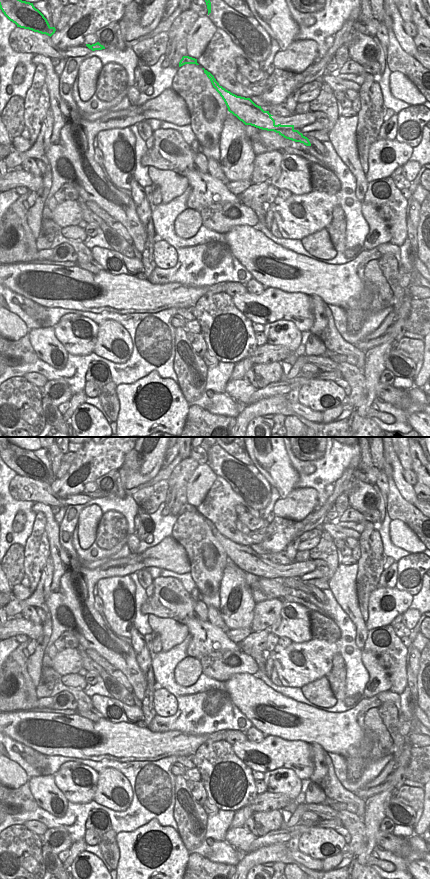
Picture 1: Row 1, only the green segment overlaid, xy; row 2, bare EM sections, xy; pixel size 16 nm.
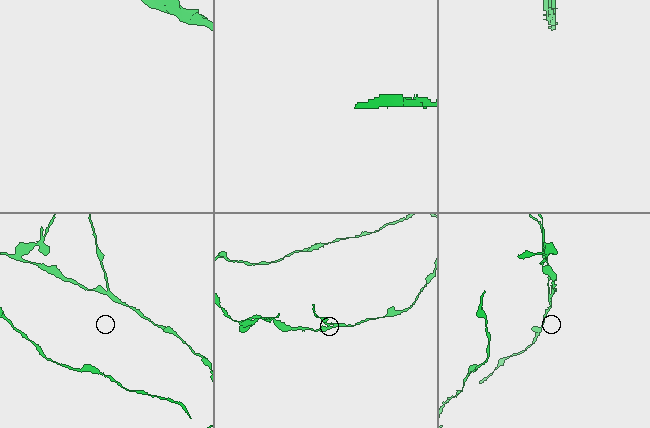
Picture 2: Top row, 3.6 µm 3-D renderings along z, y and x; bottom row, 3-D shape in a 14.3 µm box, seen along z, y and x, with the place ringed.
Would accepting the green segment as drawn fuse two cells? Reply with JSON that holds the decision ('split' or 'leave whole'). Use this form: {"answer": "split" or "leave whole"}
{"answer": "split"}

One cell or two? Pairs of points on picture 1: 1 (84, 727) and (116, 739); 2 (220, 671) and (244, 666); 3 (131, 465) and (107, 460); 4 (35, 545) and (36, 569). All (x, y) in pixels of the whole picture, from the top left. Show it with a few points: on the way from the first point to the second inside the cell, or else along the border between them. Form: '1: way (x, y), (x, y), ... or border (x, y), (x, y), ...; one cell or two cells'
1: way (92, 730), (101, 733), (108, 739); one cell
2: way (226, 668), (238, 667); one cell
3: border (134, 447), (126, 455), (121, 466); two cells
4: way (35, 551), (35, 563); one cell

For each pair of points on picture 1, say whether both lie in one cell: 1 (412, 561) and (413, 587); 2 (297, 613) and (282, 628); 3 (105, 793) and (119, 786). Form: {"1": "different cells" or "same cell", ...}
{"1": "same cell", "2": "same cell", "3": "same cell"}

